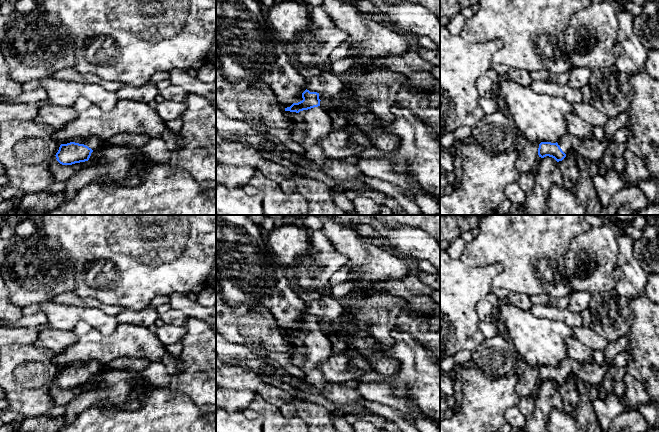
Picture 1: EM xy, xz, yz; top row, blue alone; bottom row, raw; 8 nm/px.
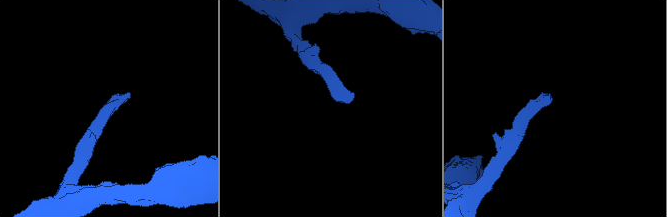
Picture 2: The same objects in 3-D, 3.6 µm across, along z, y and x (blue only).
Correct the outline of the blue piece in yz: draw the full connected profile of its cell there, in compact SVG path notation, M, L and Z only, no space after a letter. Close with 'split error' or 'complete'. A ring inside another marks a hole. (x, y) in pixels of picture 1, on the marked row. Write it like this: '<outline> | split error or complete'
M567 133L556 143L541 142L538 148L538 155L541 158L546 156L554 158L557 162L562 161L567 155L581 156L585 160L598 163L605 155L606 148L610 141L604 139L581 139Z | split error

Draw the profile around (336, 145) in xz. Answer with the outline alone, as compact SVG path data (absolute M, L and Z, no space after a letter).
M332 130L325 138L319 141L324 154L330 159L342 159L349 156L358 157L361 147L350 143L350 134L346 130Z

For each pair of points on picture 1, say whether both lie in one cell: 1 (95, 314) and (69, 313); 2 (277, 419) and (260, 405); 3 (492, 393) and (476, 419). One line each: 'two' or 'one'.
1: one
2: one
3: one

